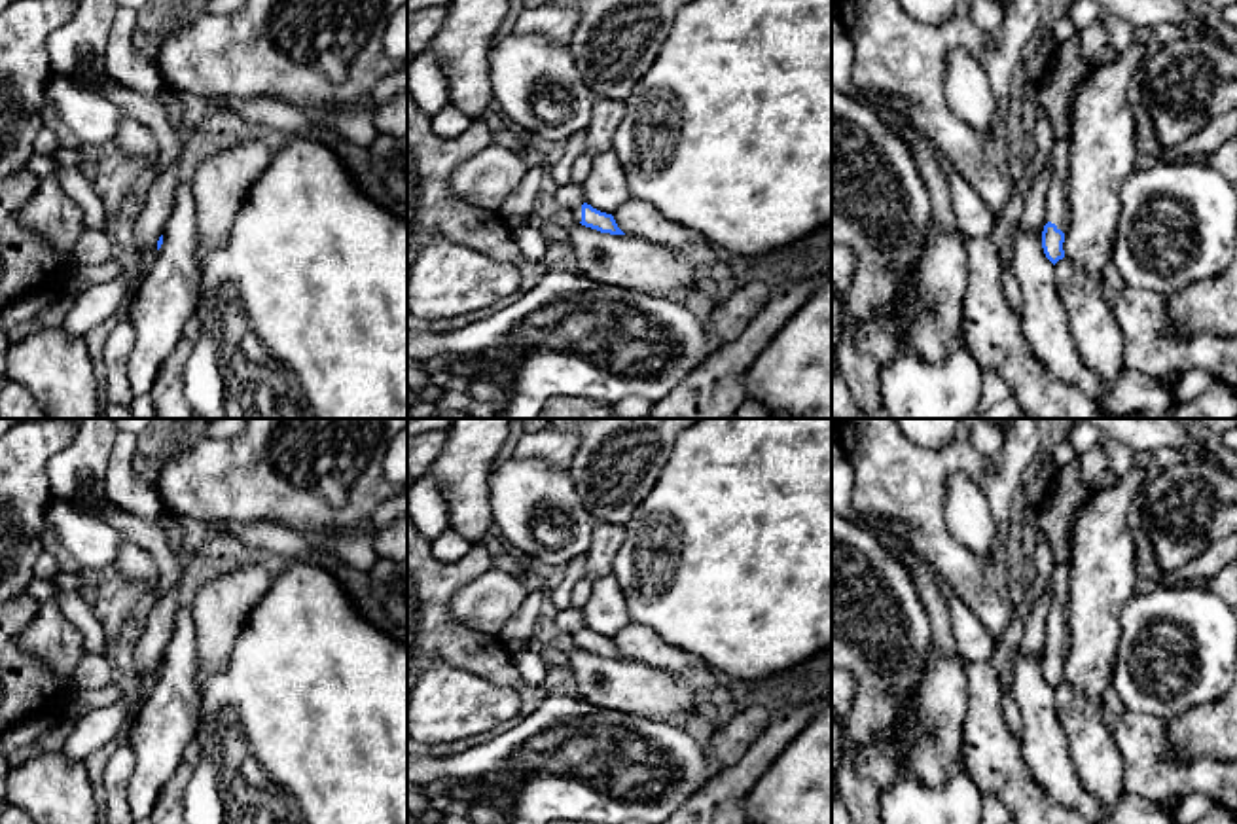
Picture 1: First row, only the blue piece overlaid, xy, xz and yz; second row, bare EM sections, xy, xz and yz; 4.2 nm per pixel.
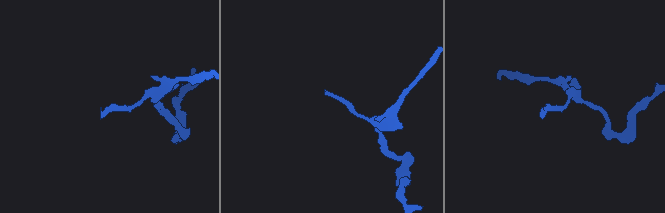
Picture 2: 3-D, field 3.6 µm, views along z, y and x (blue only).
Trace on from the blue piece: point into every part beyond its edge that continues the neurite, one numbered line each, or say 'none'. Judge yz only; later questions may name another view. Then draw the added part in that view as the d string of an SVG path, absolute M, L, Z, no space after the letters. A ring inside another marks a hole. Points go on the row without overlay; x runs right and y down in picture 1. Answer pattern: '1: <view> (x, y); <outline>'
1: yz (1056, 627); M1068 563L1055 564L1049 580L1053 599L1046 621L1046 638L1048 638L1048 646L1055 648L1057 654L1061 654L1063 657L1068 652L1068 627L1065 614L1068 604L1068 580L1070 580Z

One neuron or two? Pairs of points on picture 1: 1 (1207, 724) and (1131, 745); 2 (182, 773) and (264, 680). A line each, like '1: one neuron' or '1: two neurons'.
1: two neurons
2: two neurons

